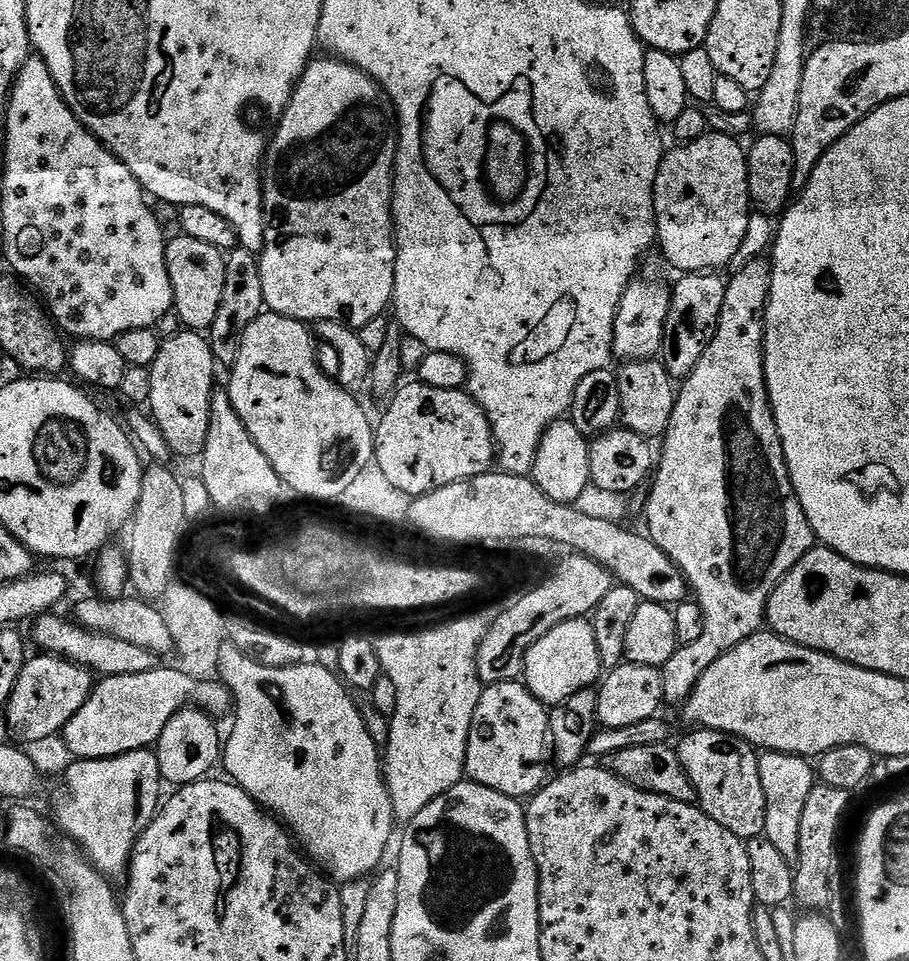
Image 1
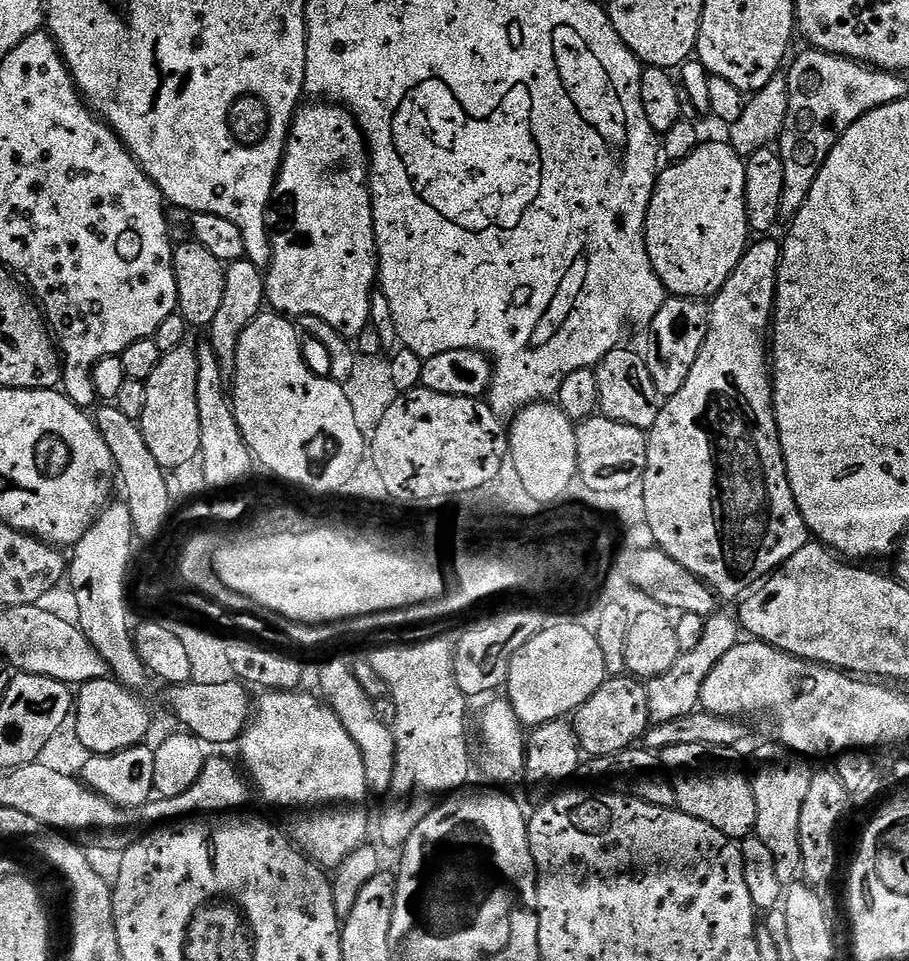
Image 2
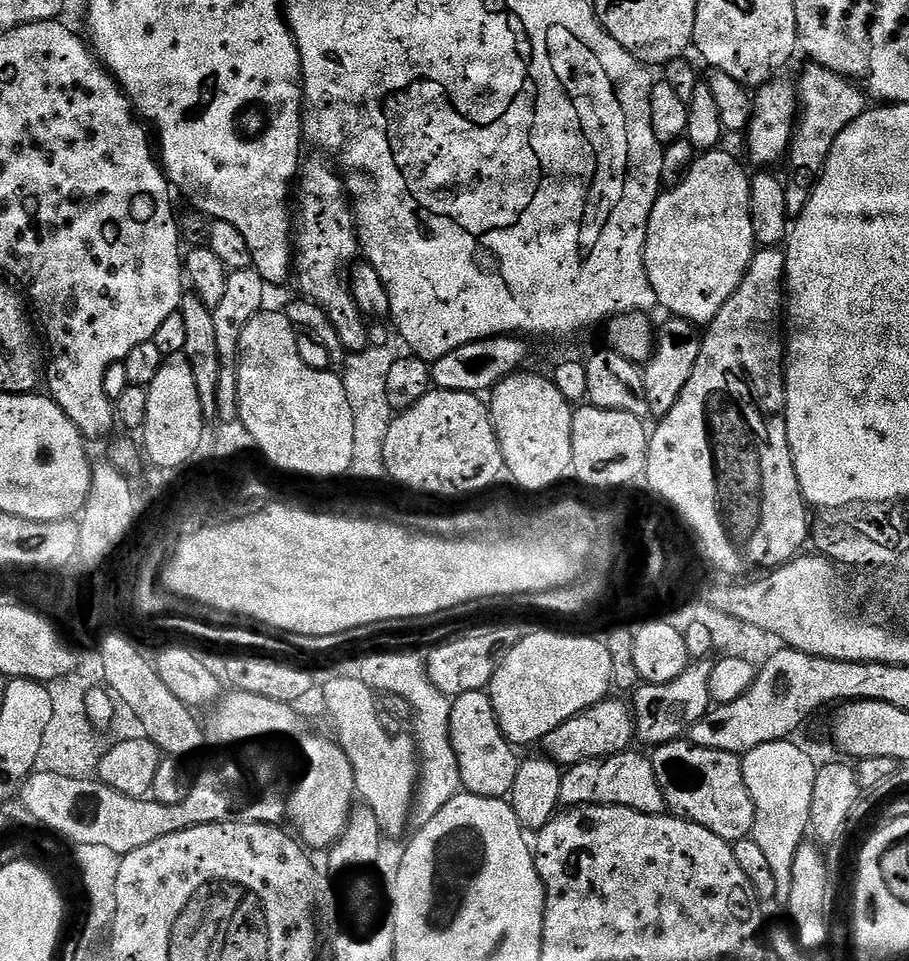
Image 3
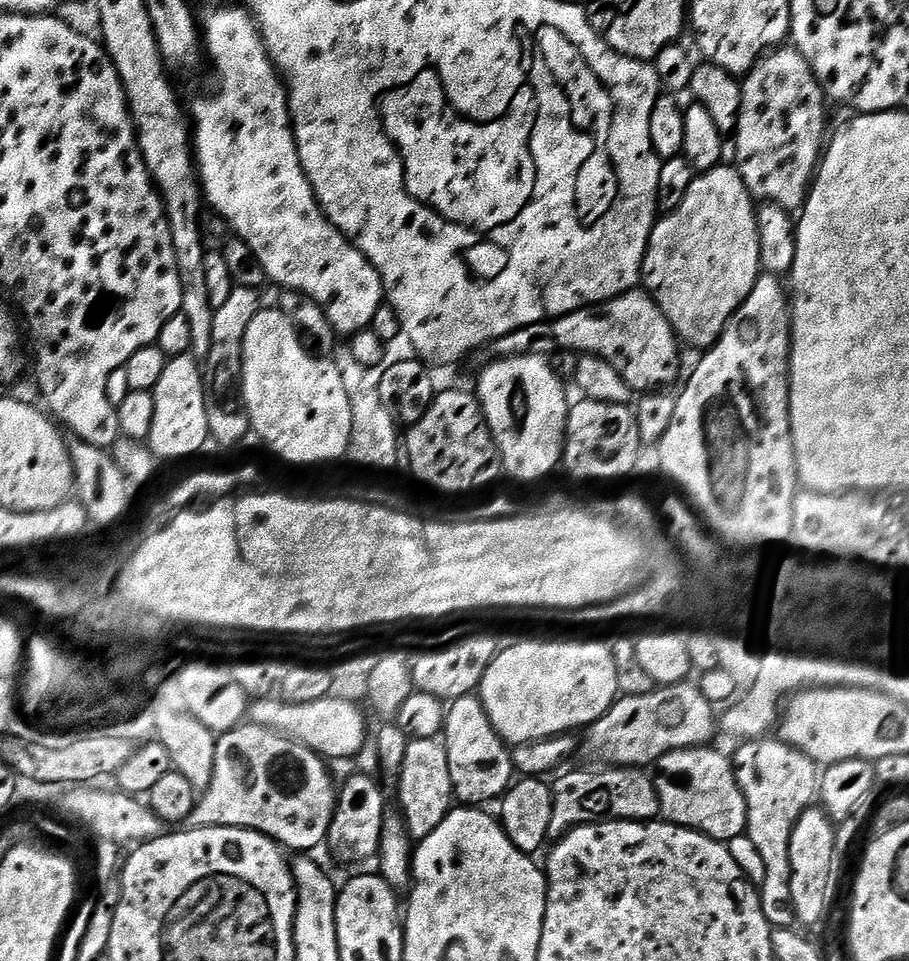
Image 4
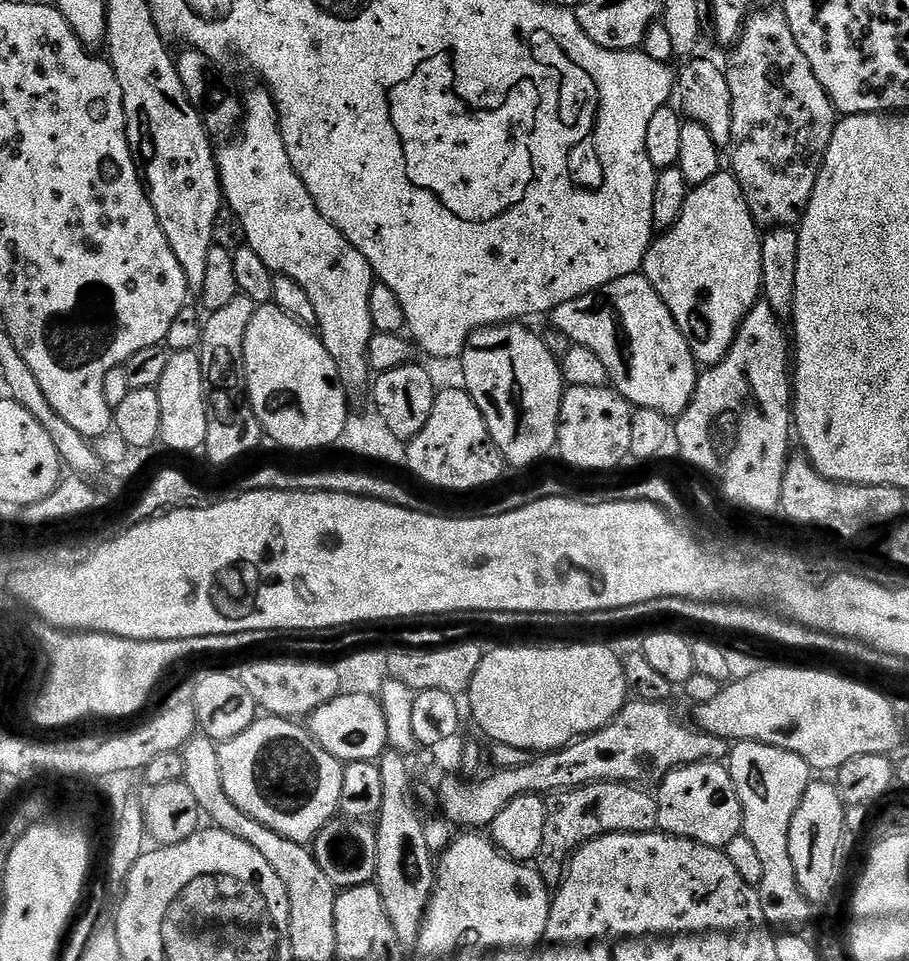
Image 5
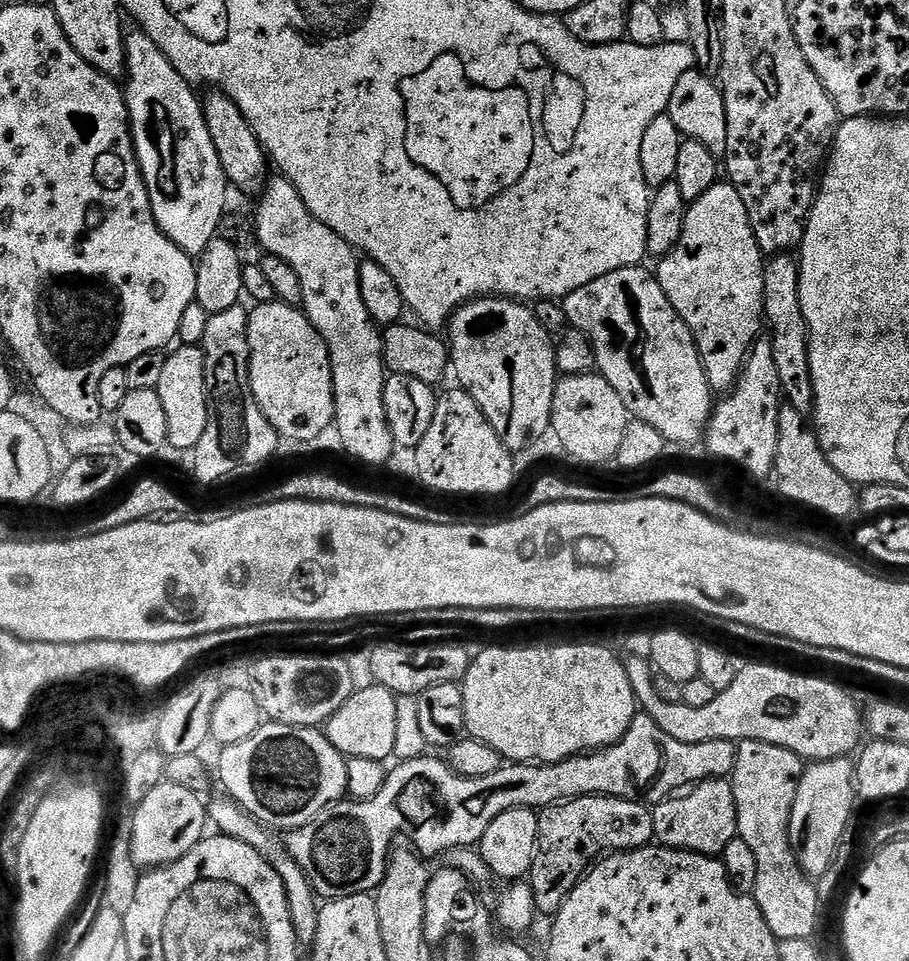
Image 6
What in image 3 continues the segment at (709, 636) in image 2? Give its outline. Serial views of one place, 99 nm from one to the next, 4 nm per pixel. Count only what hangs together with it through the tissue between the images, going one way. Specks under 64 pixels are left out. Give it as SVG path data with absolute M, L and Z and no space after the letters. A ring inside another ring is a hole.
M700 660L689 663L688 669L678 678L665 684L647 684L637 687L634 692L634 732L644 744L659 746L669 744L671 740L679 740L705 716L710 707L708 679L712 676L713 661Z

